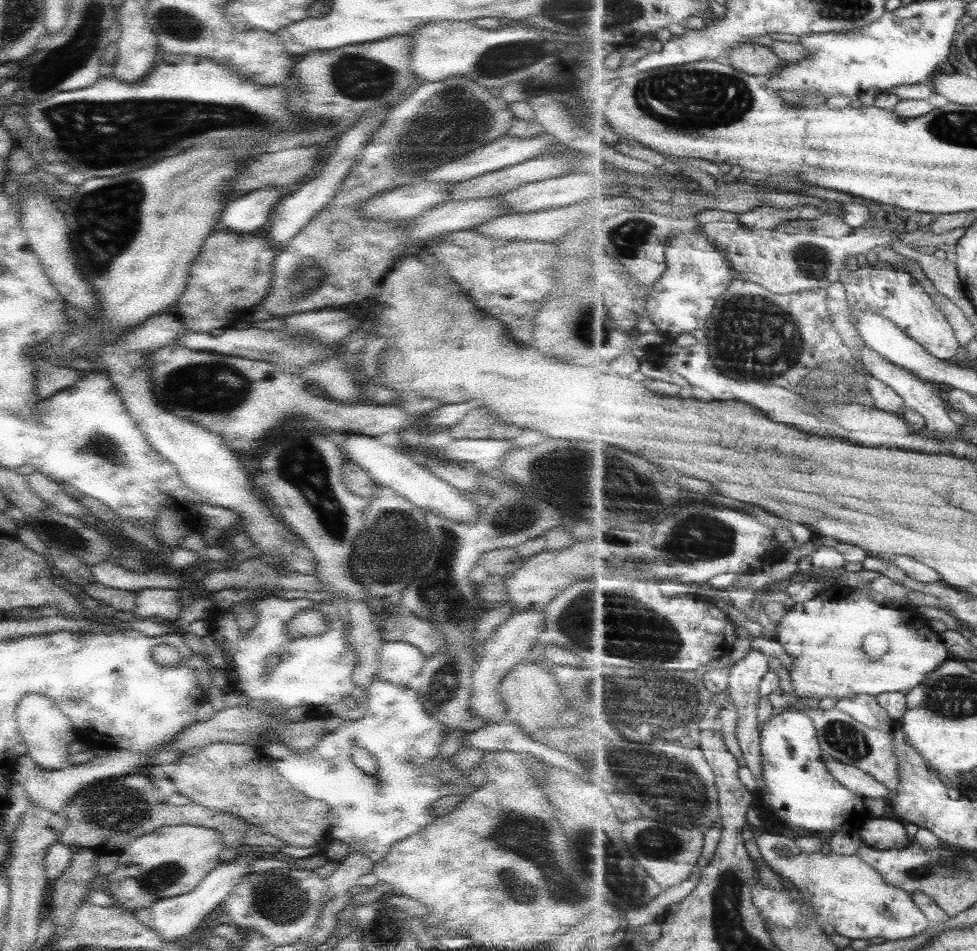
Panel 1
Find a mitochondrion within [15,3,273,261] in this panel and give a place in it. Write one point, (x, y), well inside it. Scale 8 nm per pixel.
(62, 62)

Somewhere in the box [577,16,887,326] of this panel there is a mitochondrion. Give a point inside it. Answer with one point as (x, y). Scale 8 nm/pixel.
(678, 99)

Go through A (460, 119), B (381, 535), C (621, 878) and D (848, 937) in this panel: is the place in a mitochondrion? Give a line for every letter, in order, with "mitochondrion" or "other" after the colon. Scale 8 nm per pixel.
A: mitochondrion
B: mitochondrion
C: mitochondrion
D: other

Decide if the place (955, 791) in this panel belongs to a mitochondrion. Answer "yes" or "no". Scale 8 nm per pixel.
no

